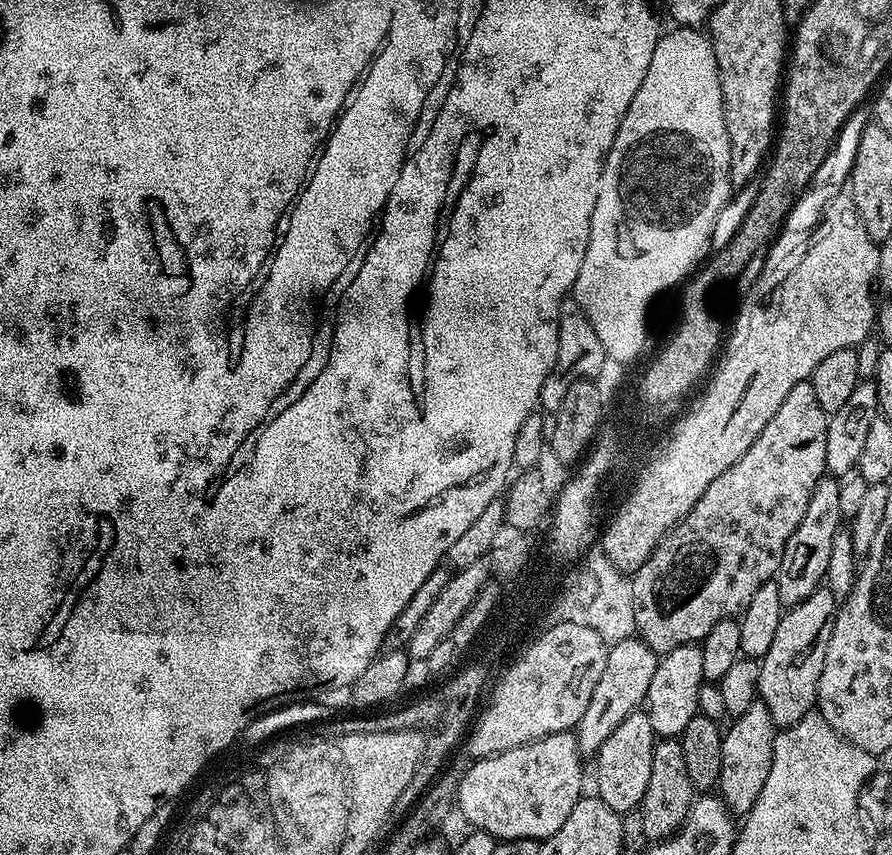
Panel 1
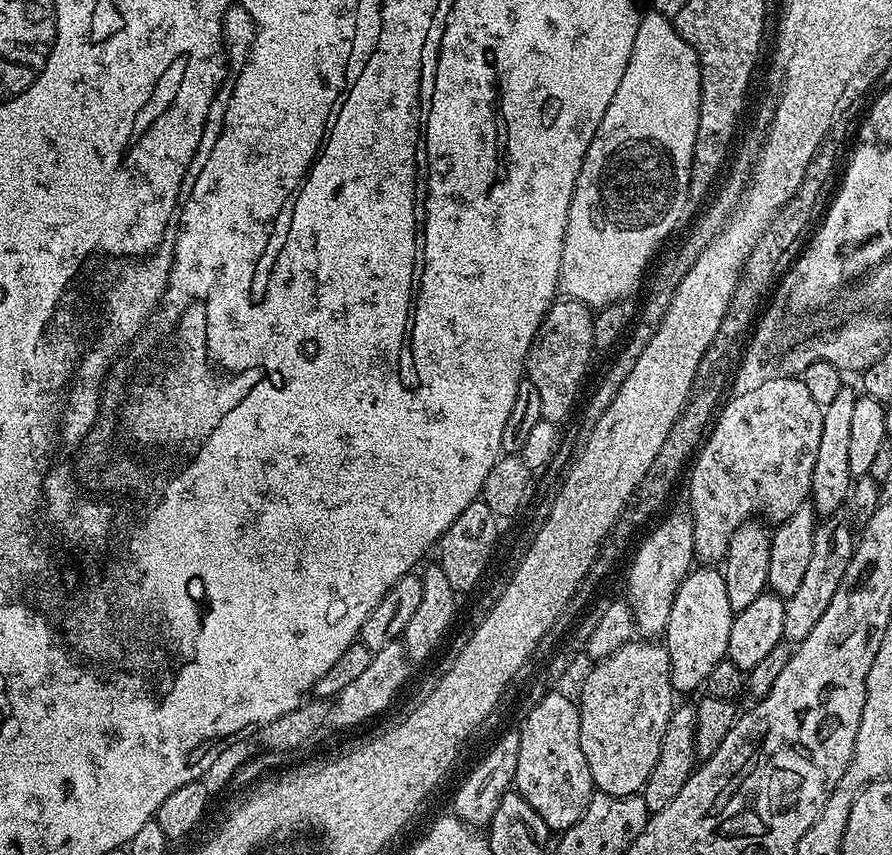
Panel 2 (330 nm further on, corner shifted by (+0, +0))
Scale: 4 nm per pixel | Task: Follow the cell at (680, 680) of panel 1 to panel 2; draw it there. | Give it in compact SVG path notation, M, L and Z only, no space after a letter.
M697 567L688 573L682 586L678 586L666 629L670 678L677 693L703 689L710 678L710 670L726 659L733 615L730 598L726 598L724 574L719 567Z

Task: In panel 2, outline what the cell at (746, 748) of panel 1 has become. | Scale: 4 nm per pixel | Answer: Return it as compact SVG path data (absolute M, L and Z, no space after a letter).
M837 514L821 519L814 534L814 551L810 553L810 562L806 565L806 575L798 585L795 594L790 594L784 600L786 618L782 621L784 640L789 645L801 644L814 630L814 625L826 614L826 606L830 606L834 598L834 590L842 586L842 574L846 574L846 566L850 562L852 553L856 551L857 537L852 536L853 521L847 520L844 514Z

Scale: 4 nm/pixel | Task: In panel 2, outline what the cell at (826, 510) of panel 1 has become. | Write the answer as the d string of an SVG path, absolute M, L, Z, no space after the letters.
M845 386L842 390L838 390L838 395L830 402L830 406L823 409L822 438L818 445L818 459L814 461L814 478L810 497L810 503L816 509L817 517L820 518L837 515L843 509L840 507L843 504L845 507L850 500L854 477L850 474L848 452L850 451L850 422L854 415L854 402L857 395L857 389Z

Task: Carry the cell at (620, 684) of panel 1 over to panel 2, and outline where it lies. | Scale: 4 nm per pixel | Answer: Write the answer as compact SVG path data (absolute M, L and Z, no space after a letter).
M687 511L672 512L644 541L640 544L640 549L636 552L636 557L632 560L632 569L628 572L628 593L626 599L632 605L632 617L636 620L636 630L641 637L656 638L665 631L670 622L670 606L674 606L674 598L678 594L678 586L688 573L694 568L694 526L692 517Z

